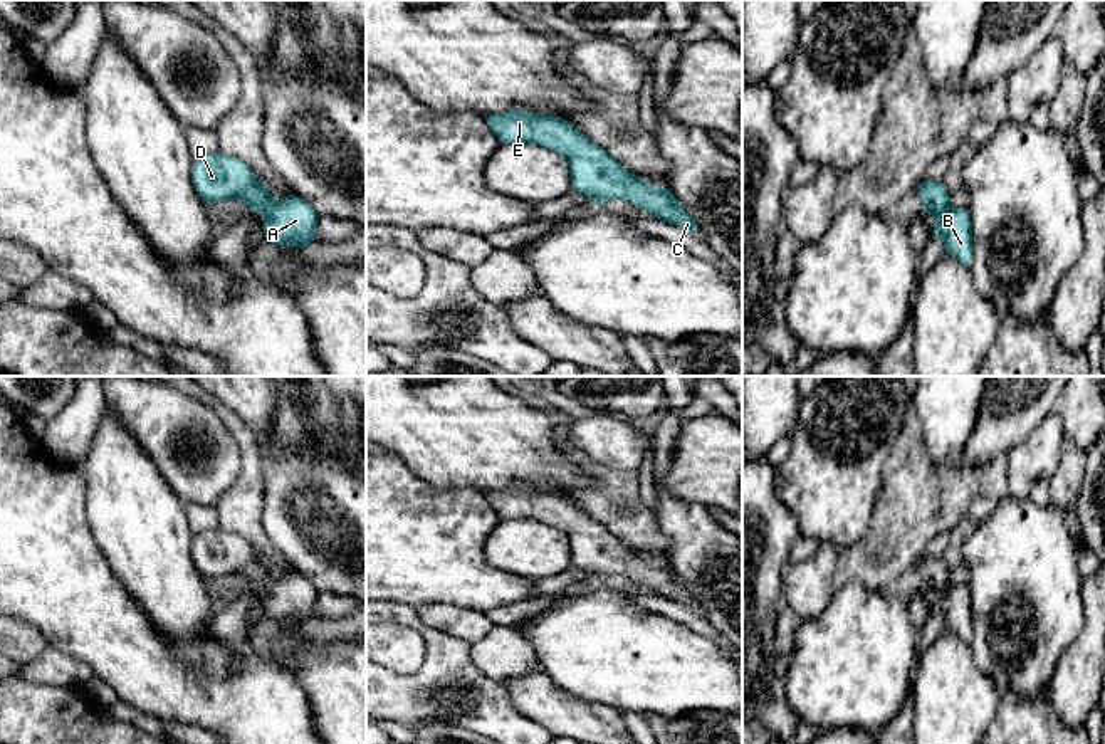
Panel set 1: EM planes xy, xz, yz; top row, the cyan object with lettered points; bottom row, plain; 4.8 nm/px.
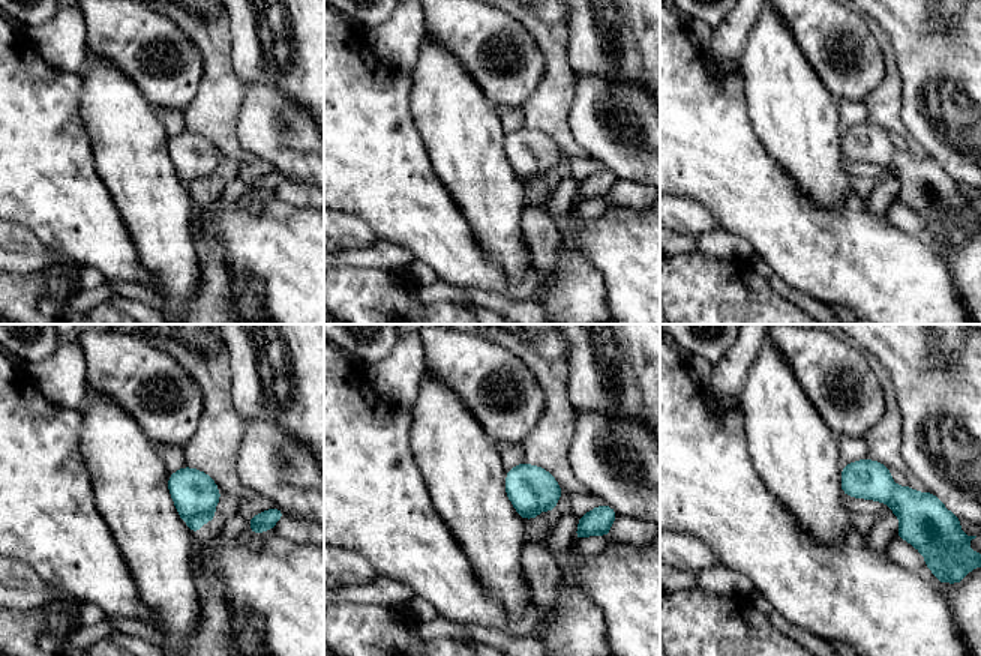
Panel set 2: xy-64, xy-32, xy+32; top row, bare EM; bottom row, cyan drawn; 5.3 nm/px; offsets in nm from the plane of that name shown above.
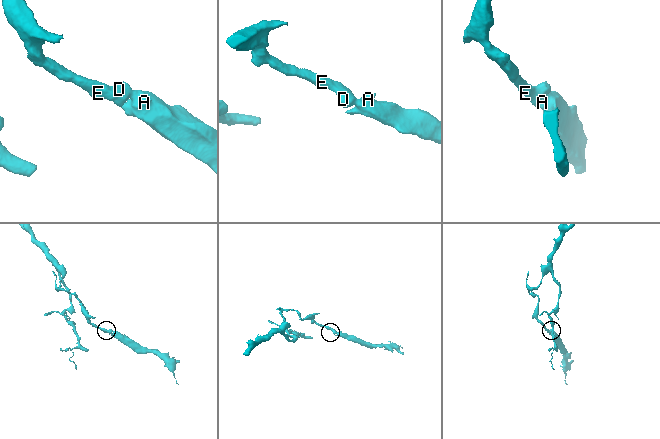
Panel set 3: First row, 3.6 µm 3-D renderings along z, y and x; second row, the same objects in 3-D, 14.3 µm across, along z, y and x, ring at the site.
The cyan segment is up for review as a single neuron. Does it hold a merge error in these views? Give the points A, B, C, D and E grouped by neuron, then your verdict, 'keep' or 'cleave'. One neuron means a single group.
A B C D E | keep

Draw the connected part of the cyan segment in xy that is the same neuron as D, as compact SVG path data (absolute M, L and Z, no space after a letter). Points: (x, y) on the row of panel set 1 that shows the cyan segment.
M217 153L195 161L193 186L205 203L220 200L242 200L249 210L265 215L265 240L279 245L296 245L299 250L316 238L319 215L301 196L289 196L274 203L269 186L257 181L254 171L238 158Z

